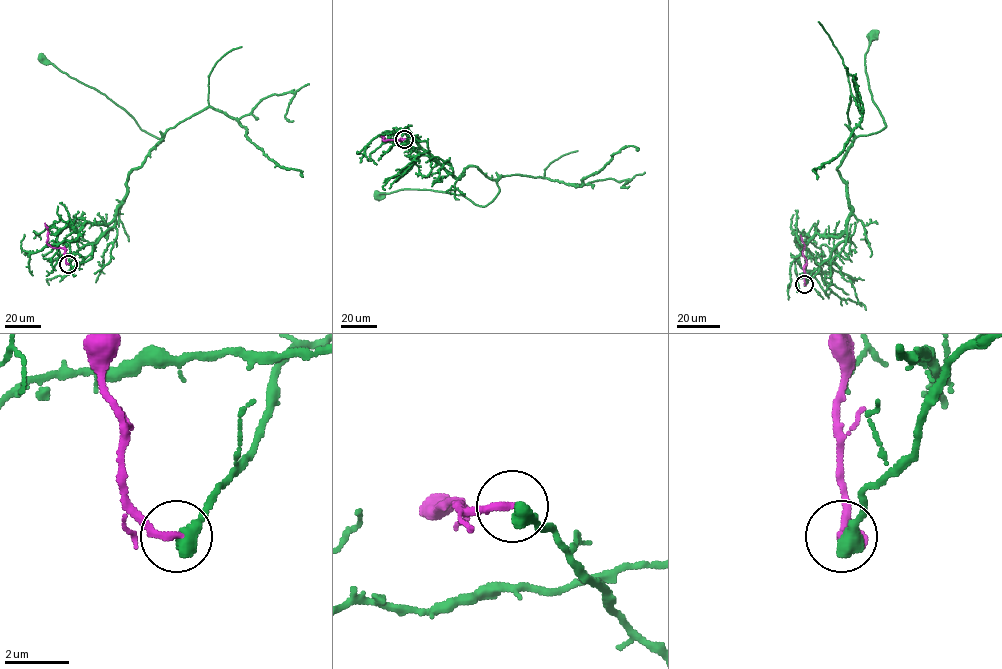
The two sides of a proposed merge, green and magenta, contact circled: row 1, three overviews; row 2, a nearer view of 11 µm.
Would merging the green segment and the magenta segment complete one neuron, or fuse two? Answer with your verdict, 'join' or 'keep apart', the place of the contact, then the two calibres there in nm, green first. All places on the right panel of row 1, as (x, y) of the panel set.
keep apart; place (804, 284); calibres 550 and 240 nm

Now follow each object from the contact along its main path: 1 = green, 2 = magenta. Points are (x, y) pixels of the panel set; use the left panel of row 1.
1: (69, 264), (79, 249), (95, 244), (114, 225), (127, 176), (163, 140), (142, 131), (104, 94), (41, 57)
2: (69, 264), (64, 248), (48, 244), (45, 223)

